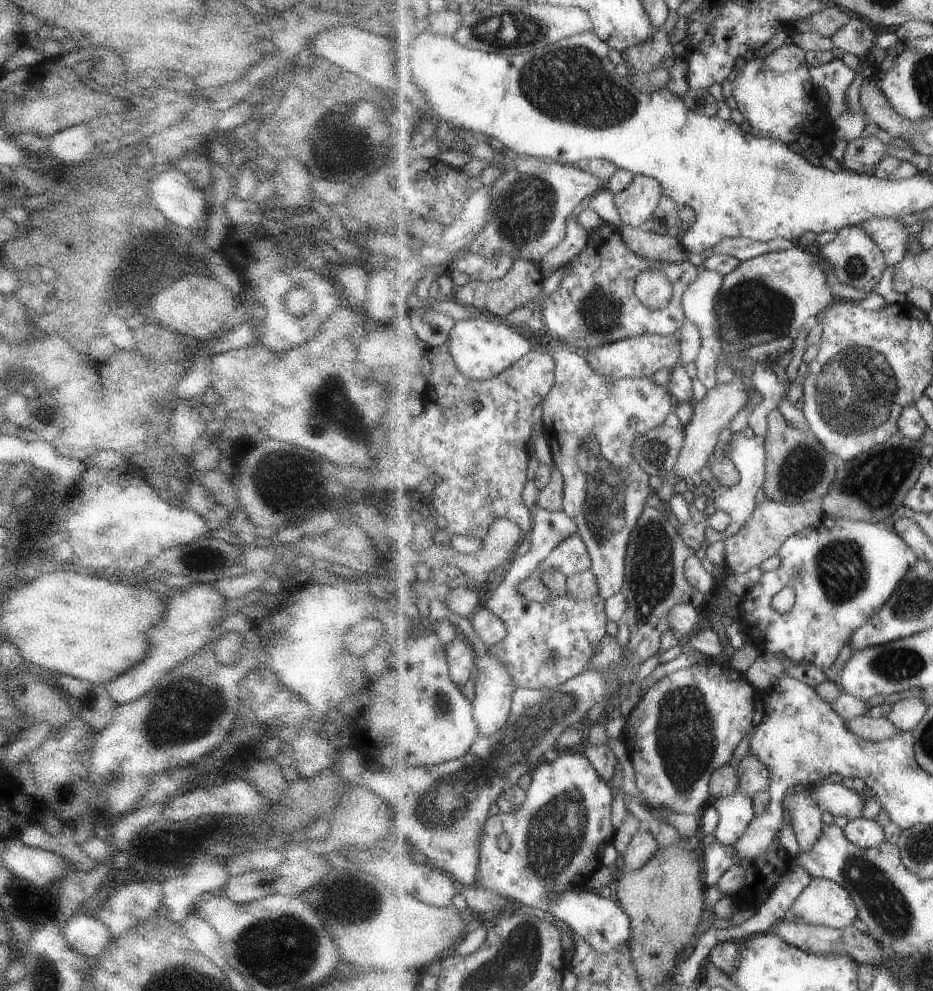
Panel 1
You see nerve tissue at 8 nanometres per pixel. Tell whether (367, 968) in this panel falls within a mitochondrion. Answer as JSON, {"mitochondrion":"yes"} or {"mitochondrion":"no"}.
{"mitochondrion":"no"}

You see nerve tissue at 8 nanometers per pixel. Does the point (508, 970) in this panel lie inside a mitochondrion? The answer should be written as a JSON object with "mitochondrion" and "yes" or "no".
{"mitochondrion":"yes"}

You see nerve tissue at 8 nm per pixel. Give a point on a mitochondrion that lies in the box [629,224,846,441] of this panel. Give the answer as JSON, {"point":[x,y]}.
{"point":[751,306]}

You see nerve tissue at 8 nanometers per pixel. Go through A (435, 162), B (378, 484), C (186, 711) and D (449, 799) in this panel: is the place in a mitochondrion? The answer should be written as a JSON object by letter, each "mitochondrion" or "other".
{"A":"other","B":"other","C":"mitochondrion","D":"mitochondrion"}

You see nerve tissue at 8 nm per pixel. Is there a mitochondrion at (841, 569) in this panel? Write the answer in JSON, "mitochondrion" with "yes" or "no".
{"mitochondrion":"yes"}

